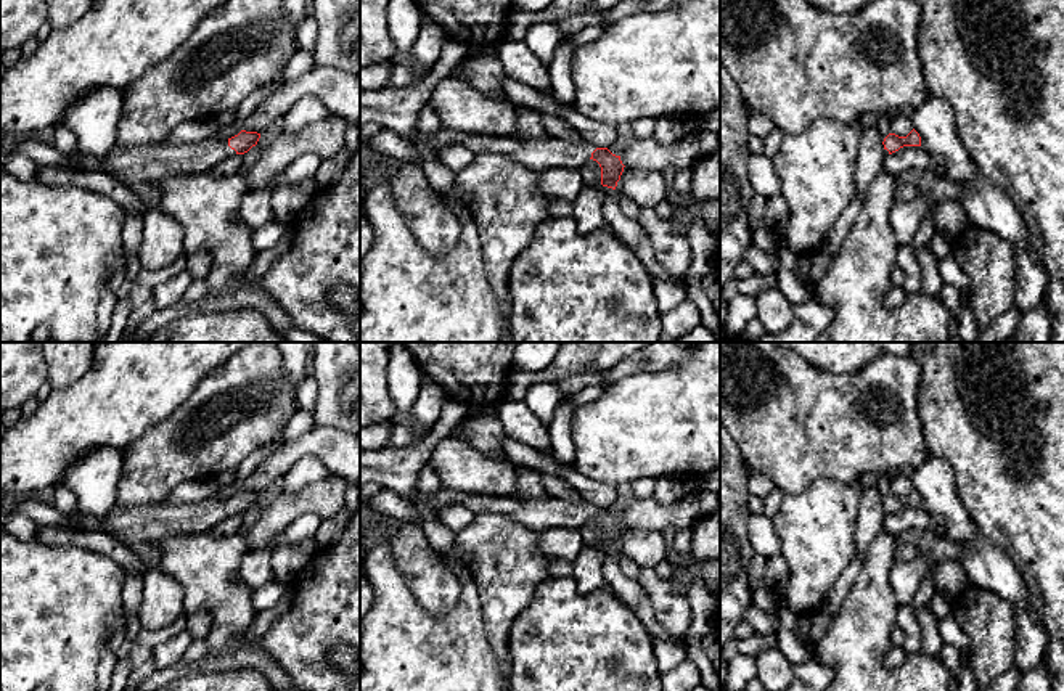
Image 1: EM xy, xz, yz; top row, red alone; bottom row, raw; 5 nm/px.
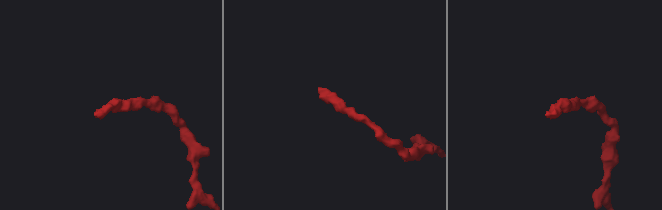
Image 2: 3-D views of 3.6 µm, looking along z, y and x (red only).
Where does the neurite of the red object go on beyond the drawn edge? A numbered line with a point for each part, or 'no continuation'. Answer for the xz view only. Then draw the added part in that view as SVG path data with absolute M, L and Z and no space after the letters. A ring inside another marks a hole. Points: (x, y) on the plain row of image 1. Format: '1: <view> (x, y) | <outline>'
1: xz (540, 515) | M444 485L432 498L432 506L437 511L456 503L474 513L508 514L511 519L535 532L543 532L551 527L580 529L596 509L588 501L571 503L553 497L527 501L519 497L469 495Z

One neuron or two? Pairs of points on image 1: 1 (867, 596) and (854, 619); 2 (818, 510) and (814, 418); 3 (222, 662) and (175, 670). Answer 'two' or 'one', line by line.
1: one
2: two
3: one

